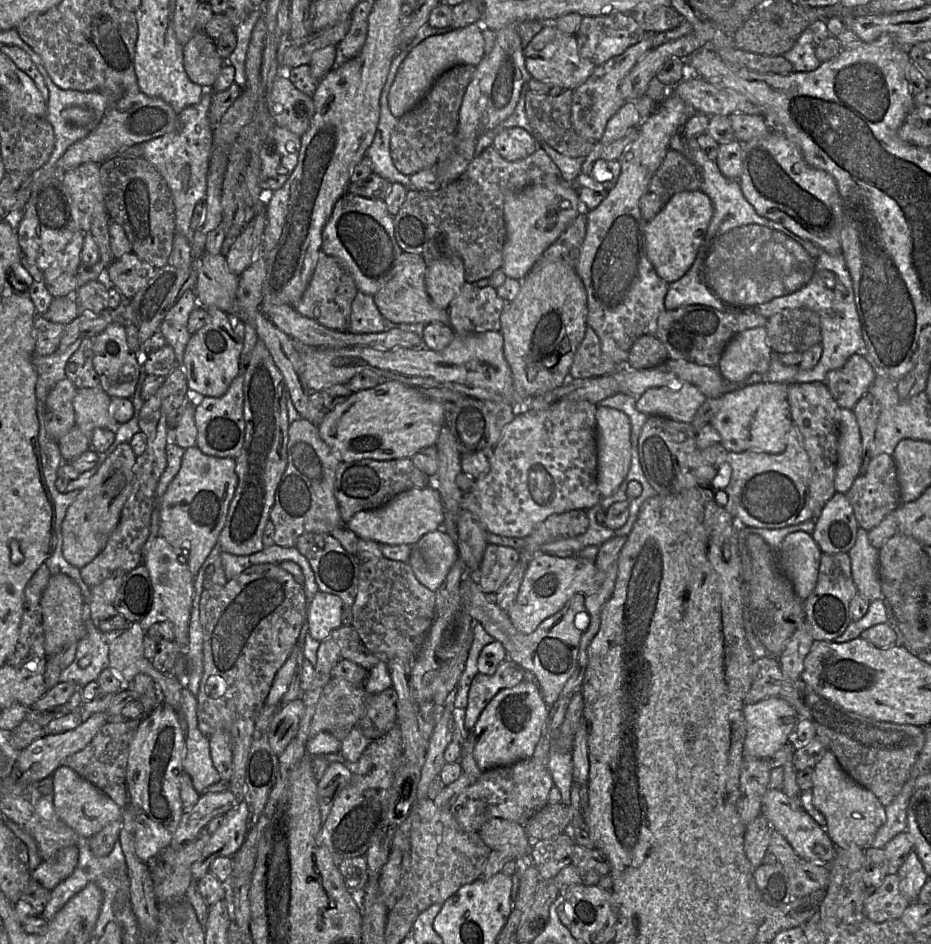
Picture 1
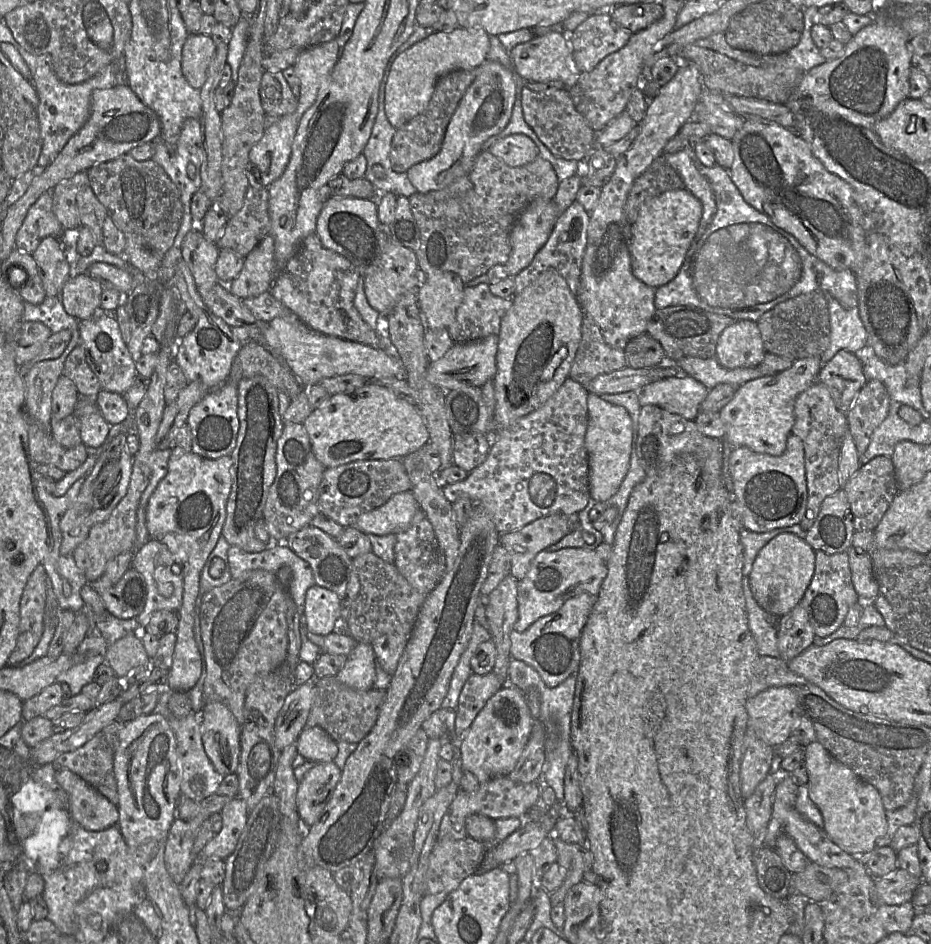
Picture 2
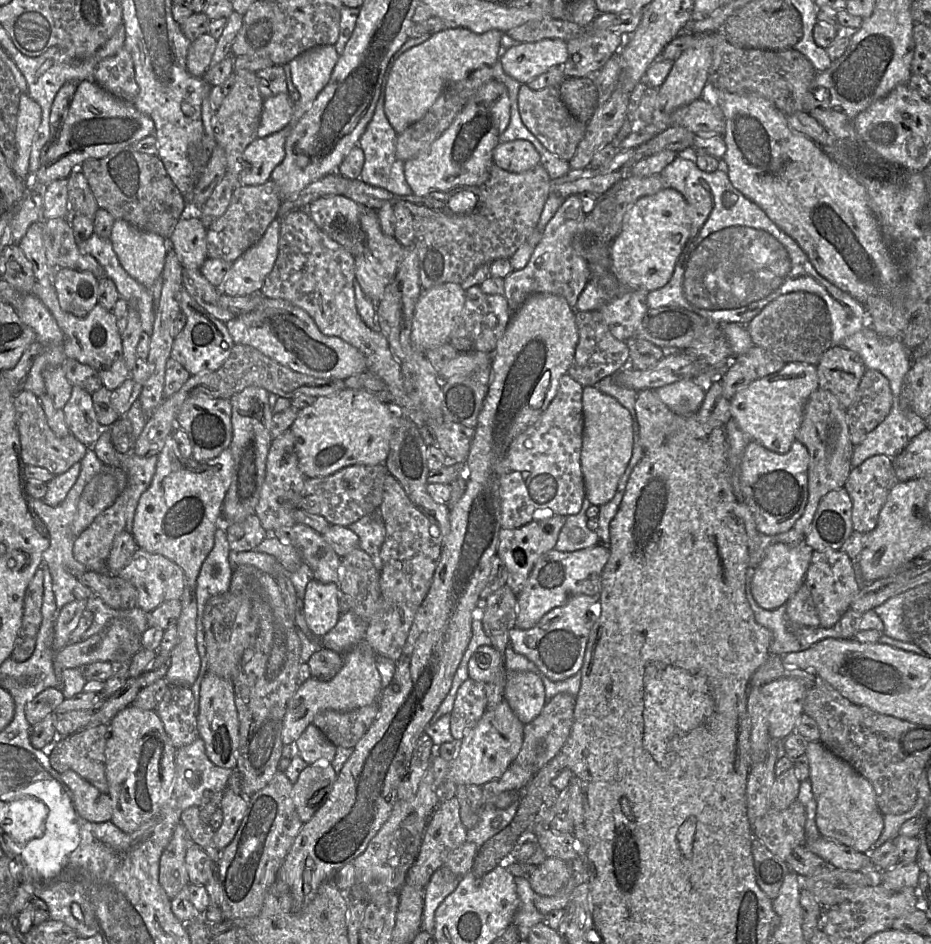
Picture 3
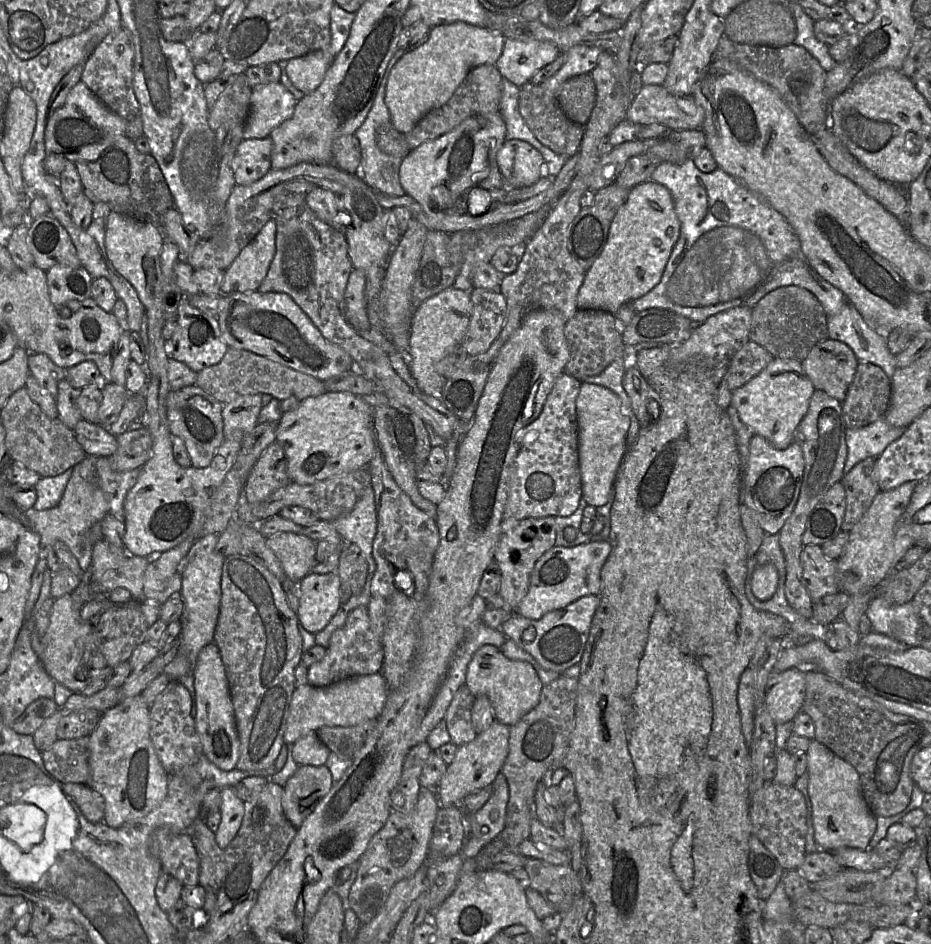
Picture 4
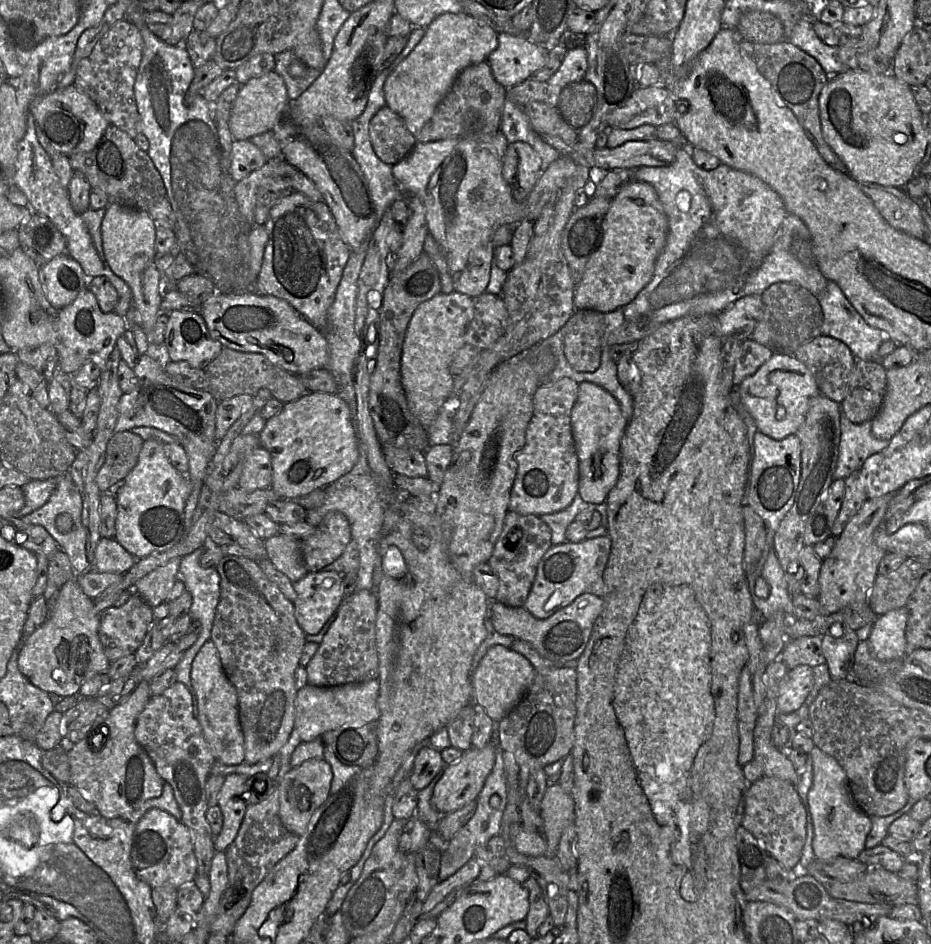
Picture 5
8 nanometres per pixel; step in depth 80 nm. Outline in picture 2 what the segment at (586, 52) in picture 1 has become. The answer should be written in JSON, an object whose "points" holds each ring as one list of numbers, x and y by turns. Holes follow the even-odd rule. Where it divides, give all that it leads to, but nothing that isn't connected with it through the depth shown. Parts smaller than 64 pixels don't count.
{"points":[[610,10,589,15,575,31,568,33,580,74,593,70,605,57,624,47,632,34,612,19]]}

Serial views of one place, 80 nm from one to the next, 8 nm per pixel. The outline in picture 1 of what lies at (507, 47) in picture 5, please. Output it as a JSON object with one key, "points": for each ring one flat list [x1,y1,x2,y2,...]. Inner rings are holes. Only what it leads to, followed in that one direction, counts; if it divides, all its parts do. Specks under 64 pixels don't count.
{"points":[[545,23,543,29,524,47,523,54,531,78,556,84,563,89,575,90,596,68,594,63,580,56,574,34,562,32,553,23]]}

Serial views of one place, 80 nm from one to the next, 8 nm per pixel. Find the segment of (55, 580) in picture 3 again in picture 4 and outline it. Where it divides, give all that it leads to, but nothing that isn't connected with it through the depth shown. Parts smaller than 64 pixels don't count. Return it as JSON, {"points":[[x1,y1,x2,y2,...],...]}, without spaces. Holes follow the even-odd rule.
{"points":[[87,455,74,466,73,473,57,506,45,510,36,510,34,507,26,510,26,516,32,527,40,535,41,547,46,548,58,541,64,543,83,571,90,570,92,565,91,547,85,545,84,535,94,523,101,521,109,513,108,503,101,489,96,485,97,479,100,483,97,474,98,457]]}

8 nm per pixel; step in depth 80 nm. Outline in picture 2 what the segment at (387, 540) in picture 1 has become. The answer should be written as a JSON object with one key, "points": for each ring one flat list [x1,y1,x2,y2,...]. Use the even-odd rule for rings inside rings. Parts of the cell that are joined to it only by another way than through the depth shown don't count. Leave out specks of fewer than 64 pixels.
{"points":[[405,491,390,497,377,509,361,514,353,526,366,535,396,535,410,526,419,511,413,493]]}

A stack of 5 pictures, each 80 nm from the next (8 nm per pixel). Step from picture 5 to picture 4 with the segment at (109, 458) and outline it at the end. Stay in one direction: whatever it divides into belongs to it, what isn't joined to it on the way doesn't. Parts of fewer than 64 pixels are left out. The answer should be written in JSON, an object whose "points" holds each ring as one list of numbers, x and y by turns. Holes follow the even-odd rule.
{"points":[[148,427,135,431,125,431,117,436,118,448,110,456,115,471,141,468,151,457,153,439]]}

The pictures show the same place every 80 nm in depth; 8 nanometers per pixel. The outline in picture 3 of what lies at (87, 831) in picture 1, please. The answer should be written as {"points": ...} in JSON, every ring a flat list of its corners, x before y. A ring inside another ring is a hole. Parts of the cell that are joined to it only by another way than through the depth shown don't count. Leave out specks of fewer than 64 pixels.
{"points":[[72,770,64,772,60,778,70,791,80,818,92,823,111,821,112,803,109,795,101,793]]}

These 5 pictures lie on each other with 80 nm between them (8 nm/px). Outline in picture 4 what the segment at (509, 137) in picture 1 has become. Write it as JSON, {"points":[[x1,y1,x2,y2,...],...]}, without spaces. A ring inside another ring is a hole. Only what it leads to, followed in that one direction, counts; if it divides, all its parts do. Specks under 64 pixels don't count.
{"points":[[506,140,497,153,496,161,504,182,513,188,531,186,541,178,543,156,526,141]]}

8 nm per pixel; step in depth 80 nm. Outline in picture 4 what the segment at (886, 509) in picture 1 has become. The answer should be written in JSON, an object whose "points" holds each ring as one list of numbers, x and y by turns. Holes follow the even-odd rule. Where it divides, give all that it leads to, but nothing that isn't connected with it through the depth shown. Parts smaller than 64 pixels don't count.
{"points":[[867,458,844,475,842,483,846,492,846,509,842,531,850,531,864,516,874,498,880,492,873,480,875,458]]}

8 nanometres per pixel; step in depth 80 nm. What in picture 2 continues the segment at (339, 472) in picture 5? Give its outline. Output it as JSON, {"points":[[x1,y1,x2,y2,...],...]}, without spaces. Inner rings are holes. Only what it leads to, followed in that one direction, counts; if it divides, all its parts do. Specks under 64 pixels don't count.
{"points":[[368,382,352,393,330,395,303,422,311,448,326,468,361,460,401,459,429,443,429,433,416,406,390,389]]}

